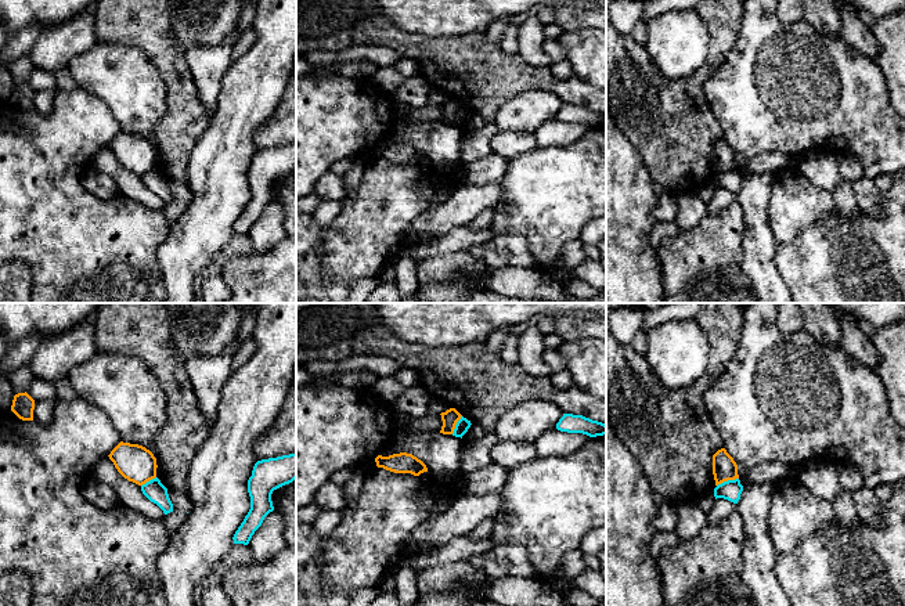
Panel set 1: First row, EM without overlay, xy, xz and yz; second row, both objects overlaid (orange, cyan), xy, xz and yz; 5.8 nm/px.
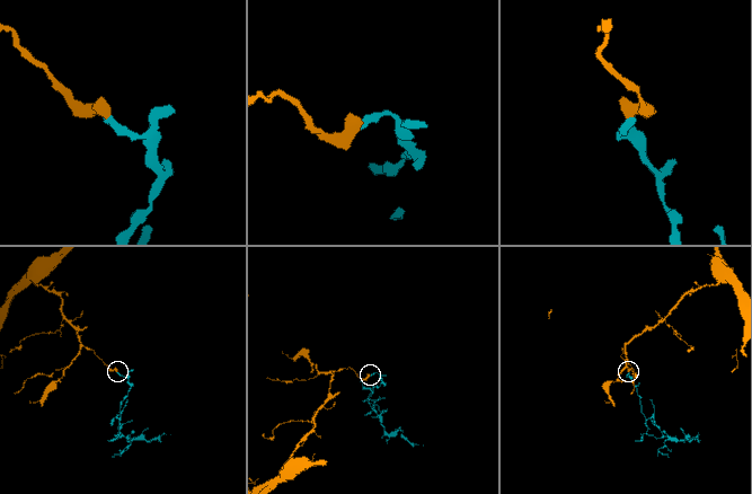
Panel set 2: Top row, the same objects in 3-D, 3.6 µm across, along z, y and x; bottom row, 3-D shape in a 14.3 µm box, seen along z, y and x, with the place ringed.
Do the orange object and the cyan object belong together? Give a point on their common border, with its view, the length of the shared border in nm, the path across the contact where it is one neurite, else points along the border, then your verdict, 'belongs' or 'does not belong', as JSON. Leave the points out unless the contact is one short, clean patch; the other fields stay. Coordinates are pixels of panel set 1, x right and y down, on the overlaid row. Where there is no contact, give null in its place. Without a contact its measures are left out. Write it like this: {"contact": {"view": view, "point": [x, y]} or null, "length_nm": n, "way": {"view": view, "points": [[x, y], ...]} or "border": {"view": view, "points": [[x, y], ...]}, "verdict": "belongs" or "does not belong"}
{"contact": {"view": "yz", "point": [727, 480]}, "length_nm": 140, "border": {"view": "yz", "points": [[738, 478], [724, 480], [717, 486]]}, "verdict": "does not belong"}

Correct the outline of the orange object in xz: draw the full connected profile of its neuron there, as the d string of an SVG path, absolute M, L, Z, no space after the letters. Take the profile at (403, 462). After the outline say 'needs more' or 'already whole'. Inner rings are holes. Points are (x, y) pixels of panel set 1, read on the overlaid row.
M400 452L389 457L378 455L375 458L376 466L394 473L411 473L419 476L423 472L428 472L426 465L414 457L412 454Z; already whole

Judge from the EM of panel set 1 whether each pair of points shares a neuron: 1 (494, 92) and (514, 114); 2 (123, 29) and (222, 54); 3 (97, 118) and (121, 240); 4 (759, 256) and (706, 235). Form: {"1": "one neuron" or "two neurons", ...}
{"1": "two neurons", "2": "two neurons", "3": "one neuron", "4": "two neurons"}

